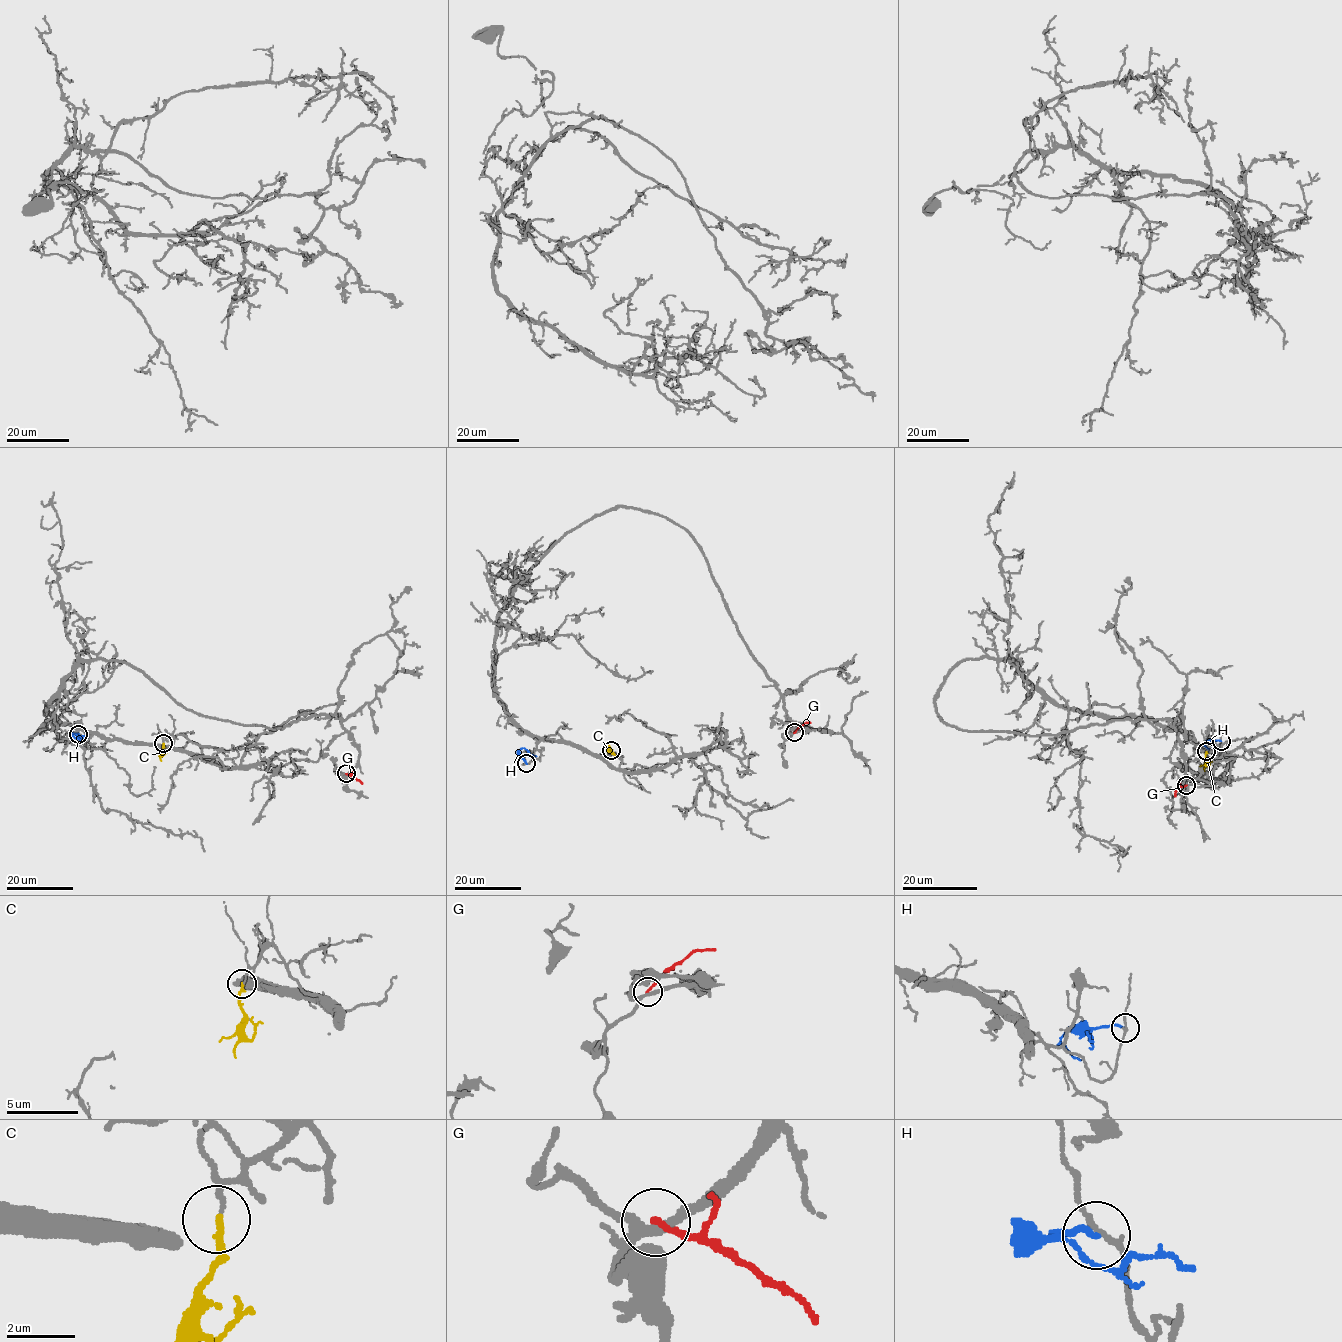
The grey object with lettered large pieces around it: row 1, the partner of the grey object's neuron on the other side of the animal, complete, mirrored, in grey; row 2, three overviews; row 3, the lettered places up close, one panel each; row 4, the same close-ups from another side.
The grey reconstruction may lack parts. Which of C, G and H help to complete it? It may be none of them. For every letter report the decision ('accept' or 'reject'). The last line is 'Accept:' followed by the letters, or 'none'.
C: reject
G: reject
H: reject
Accept: none

